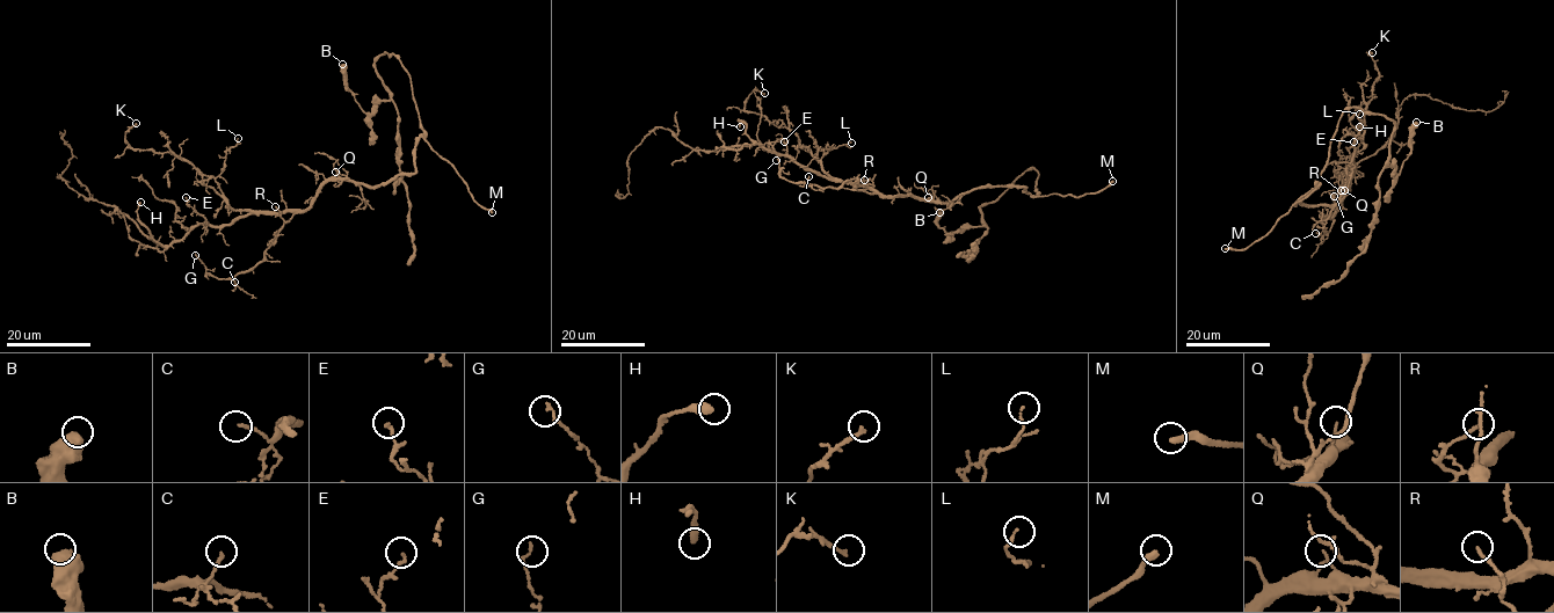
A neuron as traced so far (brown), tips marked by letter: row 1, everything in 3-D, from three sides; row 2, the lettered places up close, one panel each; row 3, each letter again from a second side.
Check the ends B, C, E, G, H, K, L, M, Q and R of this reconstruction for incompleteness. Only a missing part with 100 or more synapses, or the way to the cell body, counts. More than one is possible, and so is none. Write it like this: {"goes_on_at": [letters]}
{"goes_on_at": ["M"]}

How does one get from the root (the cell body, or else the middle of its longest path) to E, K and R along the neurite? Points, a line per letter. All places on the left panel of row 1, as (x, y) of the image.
E: (361, 183), (333, 177), (303, 210), (252, 210), (230, 224), (217, 226), (209, 224), (188, 206), (186, 197)
K: (361, 183), (333, 177), (300, 211), (235, 210), (193, 165), (131, 147), (124, 133), (136, 123)
R: (361, 183), (333, 177), (303, 210), (284, 211), (280, 216), (275, 206)

